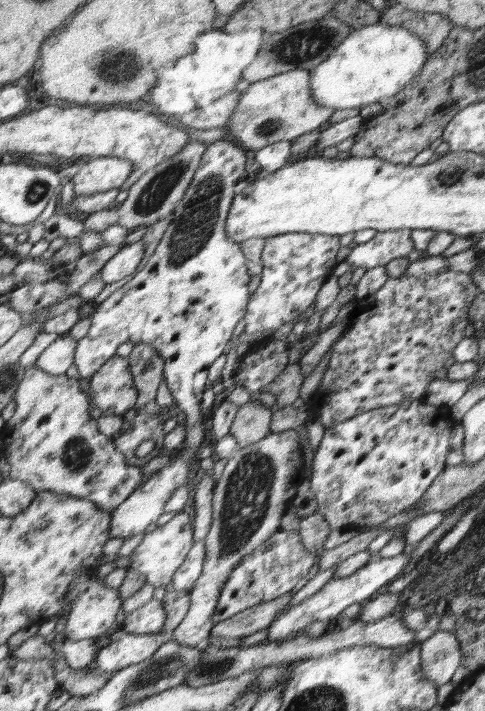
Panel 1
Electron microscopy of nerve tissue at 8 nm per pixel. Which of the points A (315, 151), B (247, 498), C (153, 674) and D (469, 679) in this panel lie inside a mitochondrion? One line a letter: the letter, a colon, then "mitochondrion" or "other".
A: other
B: mitochondrion
C: mitochondrion
D: other

